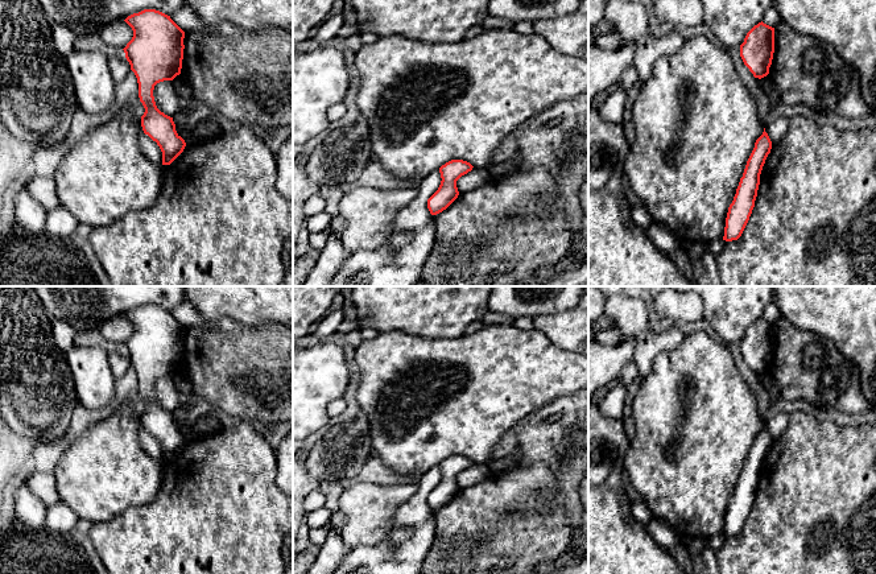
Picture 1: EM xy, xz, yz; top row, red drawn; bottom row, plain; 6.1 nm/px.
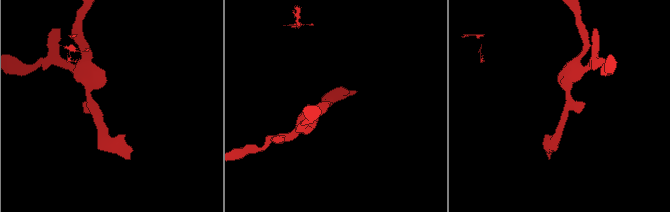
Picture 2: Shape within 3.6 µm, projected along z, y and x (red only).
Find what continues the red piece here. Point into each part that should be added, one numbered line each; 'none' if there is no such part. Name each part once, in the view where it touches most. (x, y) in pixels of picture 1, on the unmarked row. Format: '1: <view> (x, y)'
none

